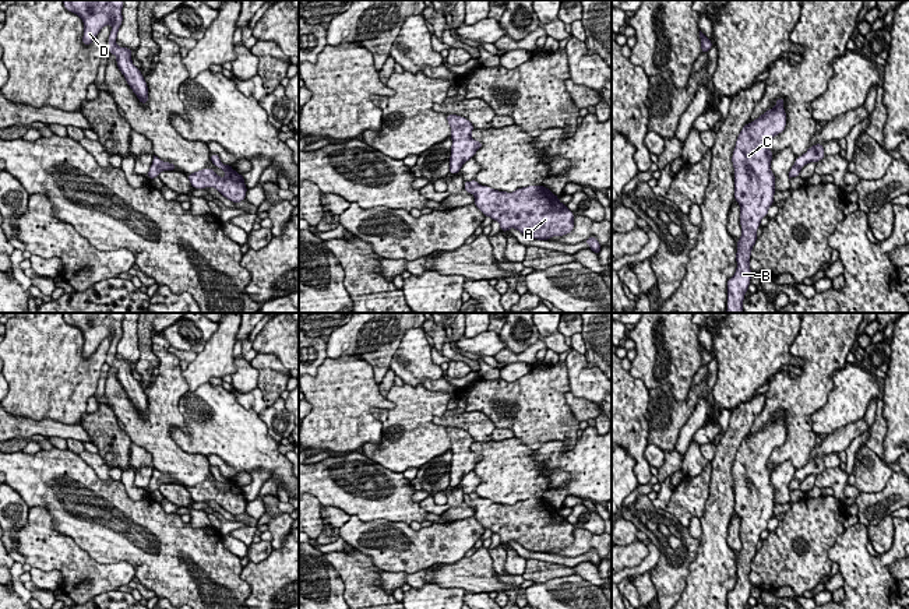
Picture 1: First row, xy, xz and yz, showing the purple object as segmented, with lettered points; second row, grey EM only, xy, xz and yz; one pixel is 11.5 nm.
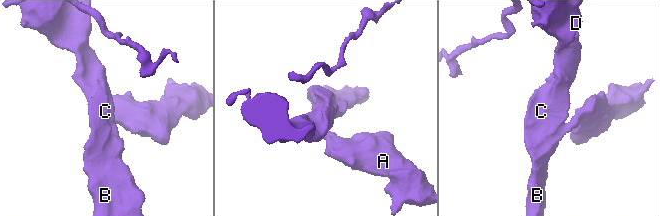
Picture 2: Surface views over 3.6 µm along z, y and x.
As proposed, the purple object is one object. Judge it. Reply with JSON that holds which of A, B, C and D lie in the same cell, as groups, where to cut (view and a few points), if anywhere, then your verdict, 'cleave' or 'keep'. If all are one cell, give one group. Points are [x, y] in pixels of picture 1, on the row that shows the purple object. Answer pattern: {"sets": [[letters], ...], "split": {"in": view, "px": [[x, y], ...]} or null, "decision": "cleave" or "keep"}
{"sets": [["A", "B", "C", "D"]], "split": null, "decision": "keep"}

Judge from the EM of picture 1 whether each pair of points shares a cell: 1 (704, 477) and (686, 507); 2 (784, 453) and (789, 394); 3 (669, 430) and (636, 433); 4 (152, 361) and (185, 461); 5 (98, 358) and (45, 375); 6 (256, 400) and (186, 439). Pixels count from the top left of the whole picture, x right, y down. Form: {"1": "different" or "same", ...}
{"1": "same", "2": "same", "3": "different", "4": "different", "5": "same", "6": "different"}

